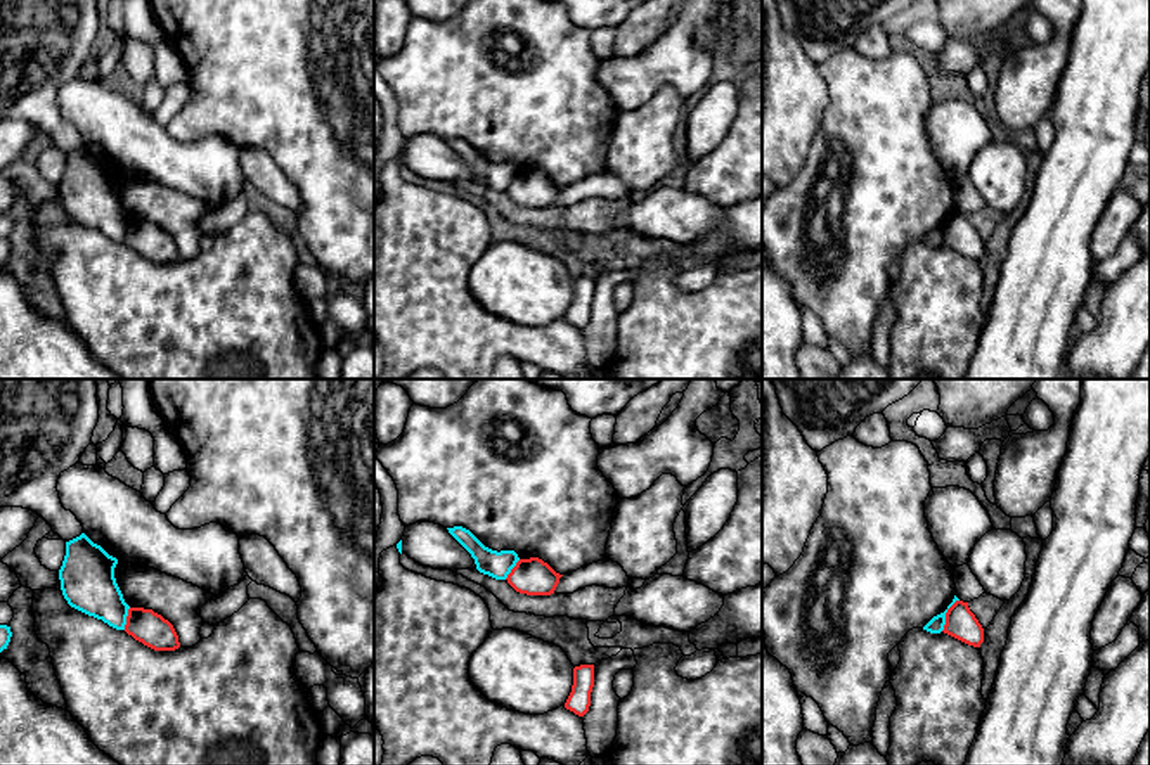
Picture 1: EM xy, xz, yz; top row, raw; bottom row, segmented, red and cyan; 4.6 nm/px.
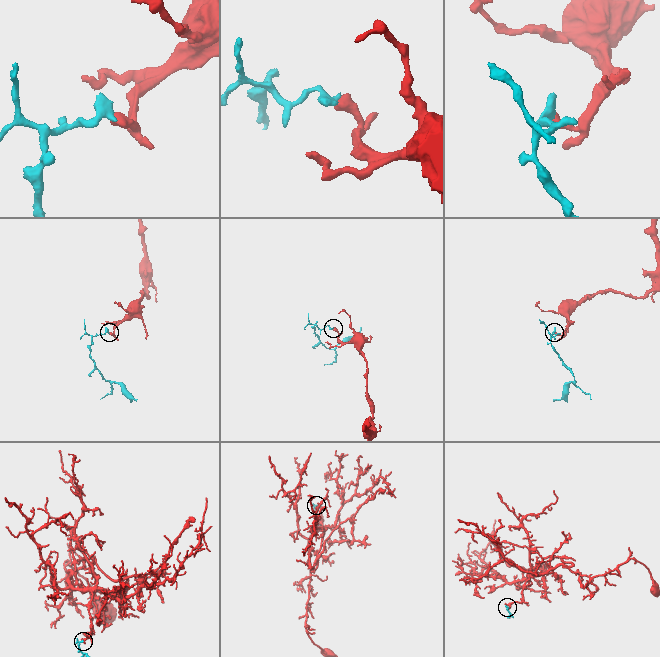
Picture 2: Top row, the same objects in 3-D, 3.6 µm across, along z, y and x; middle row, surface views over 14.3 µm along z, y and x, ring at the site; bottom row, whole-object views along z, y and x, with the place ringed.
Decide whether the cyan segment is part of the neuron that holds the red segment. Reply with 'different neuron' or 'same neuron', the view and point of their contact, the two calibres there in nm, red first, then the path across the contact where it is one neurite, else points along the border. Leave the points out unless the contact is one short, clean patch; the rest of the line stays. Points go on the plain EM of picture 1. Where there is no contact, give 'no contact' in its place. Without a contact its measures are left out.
different neuron; contact yz (946, 227); calibres 140 and 80 nm; border yz (958, 212), (948, 222), (946, 236), (941, 243)

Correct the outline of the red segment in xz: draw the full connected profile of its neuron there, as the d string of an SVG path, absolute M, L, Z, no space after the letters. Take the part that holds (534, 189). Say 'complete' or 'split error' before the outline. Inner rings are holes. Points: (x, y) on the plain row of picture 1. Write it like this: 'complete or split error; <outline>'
complete; M530 170L520 171L506 192L520 206L551 208L561 189L542 171Z

